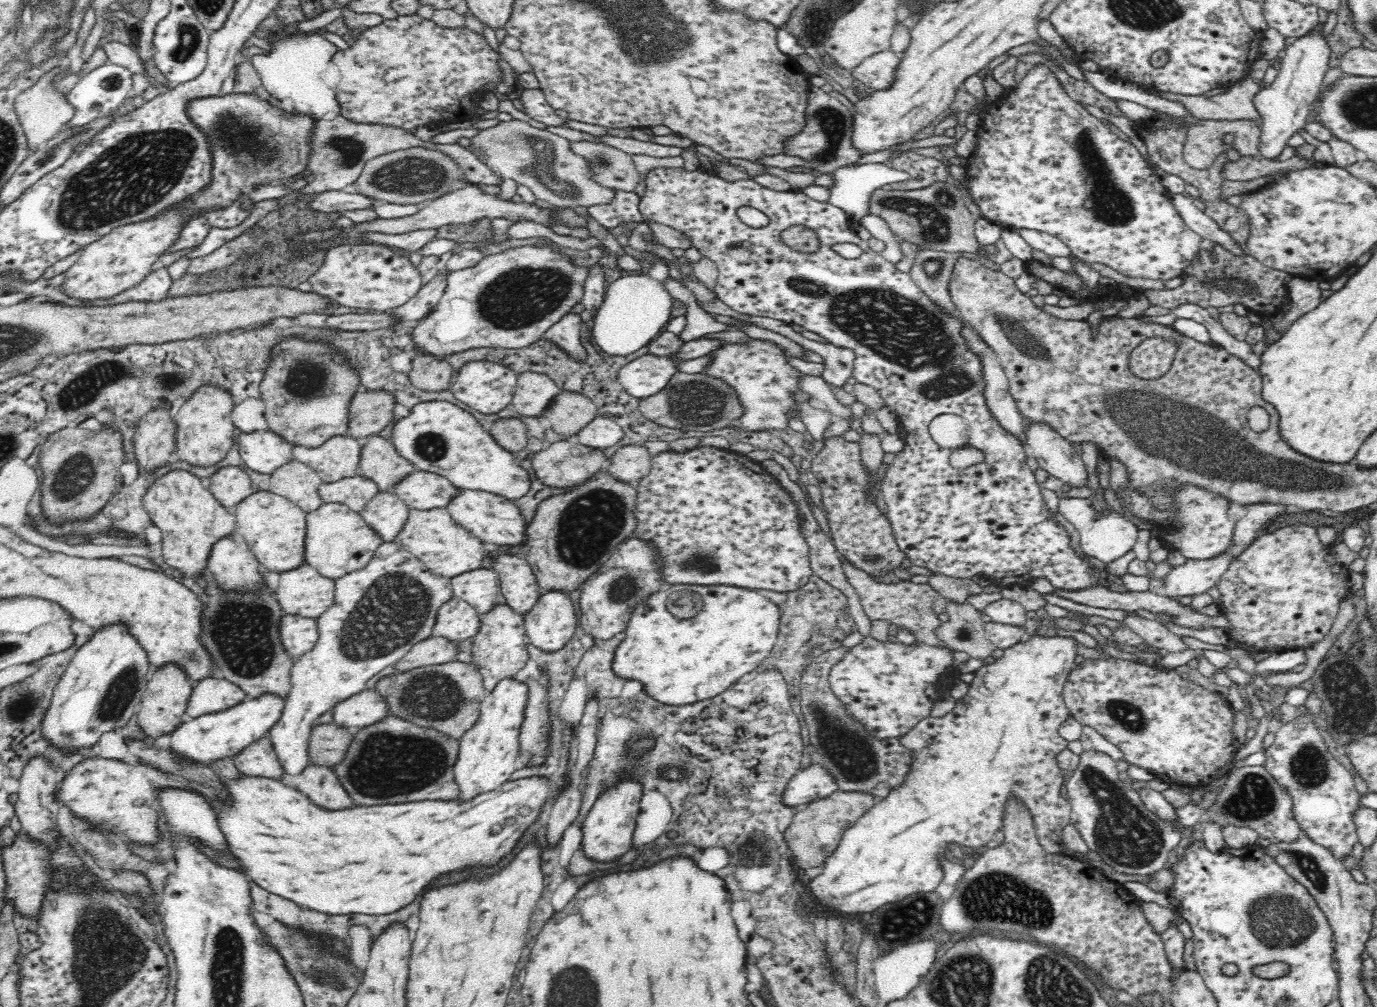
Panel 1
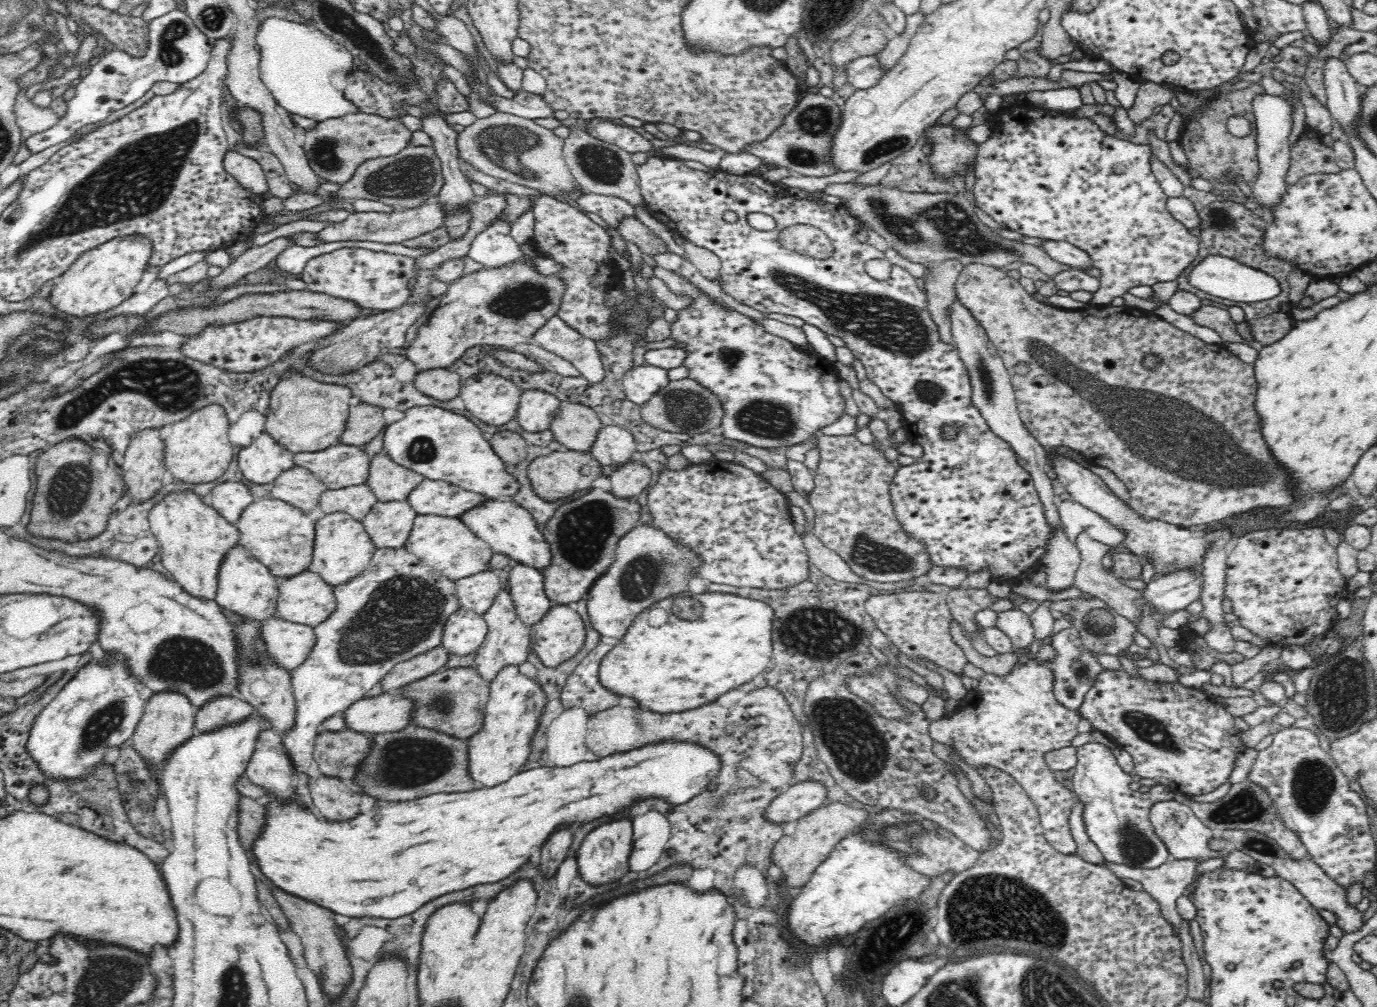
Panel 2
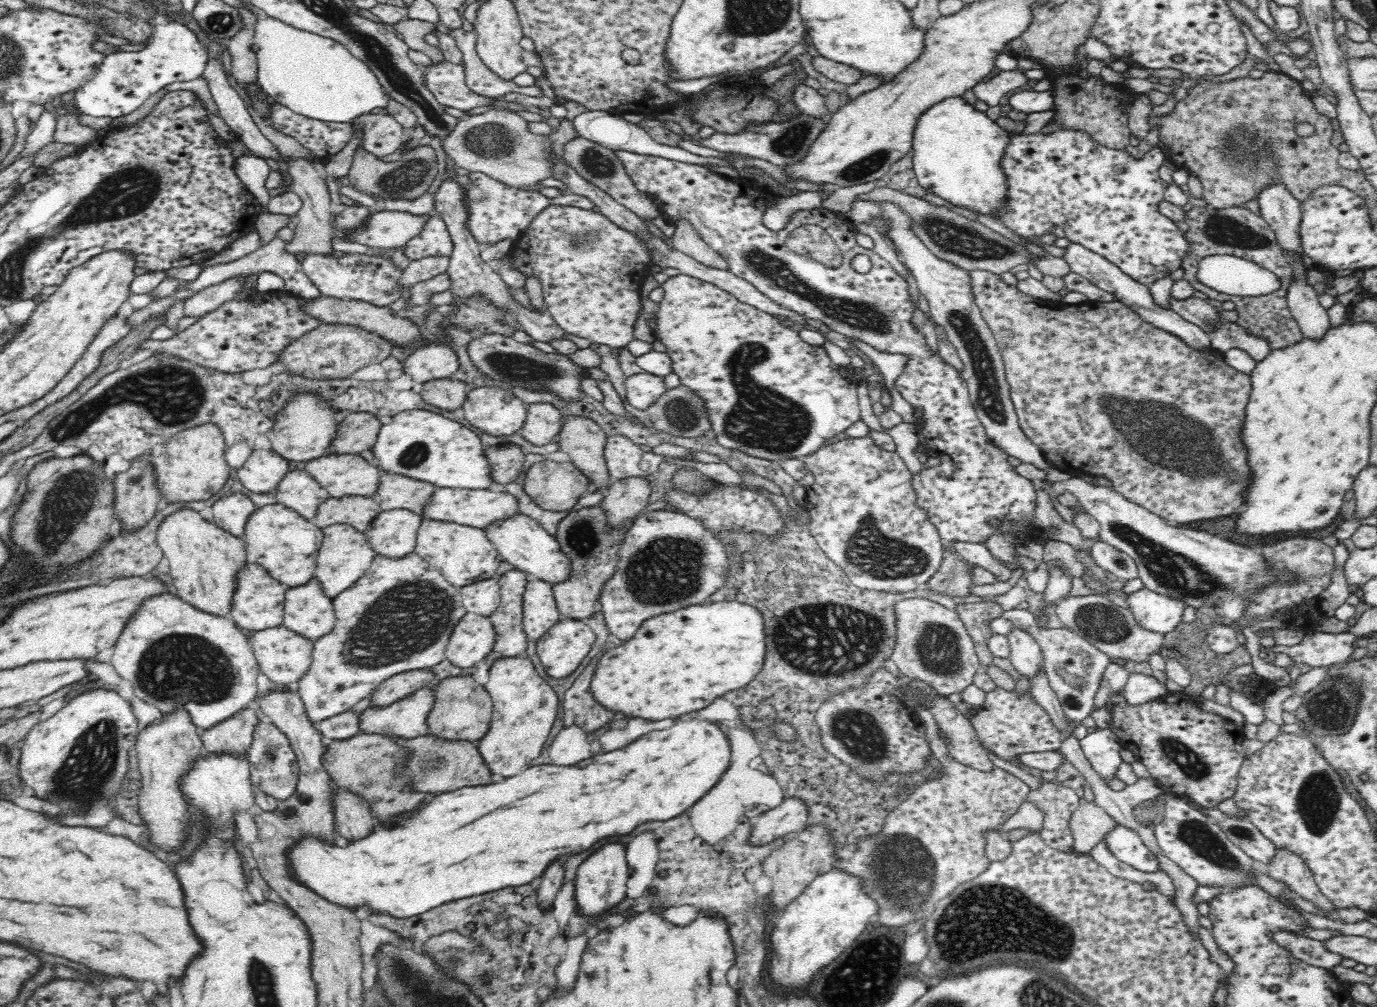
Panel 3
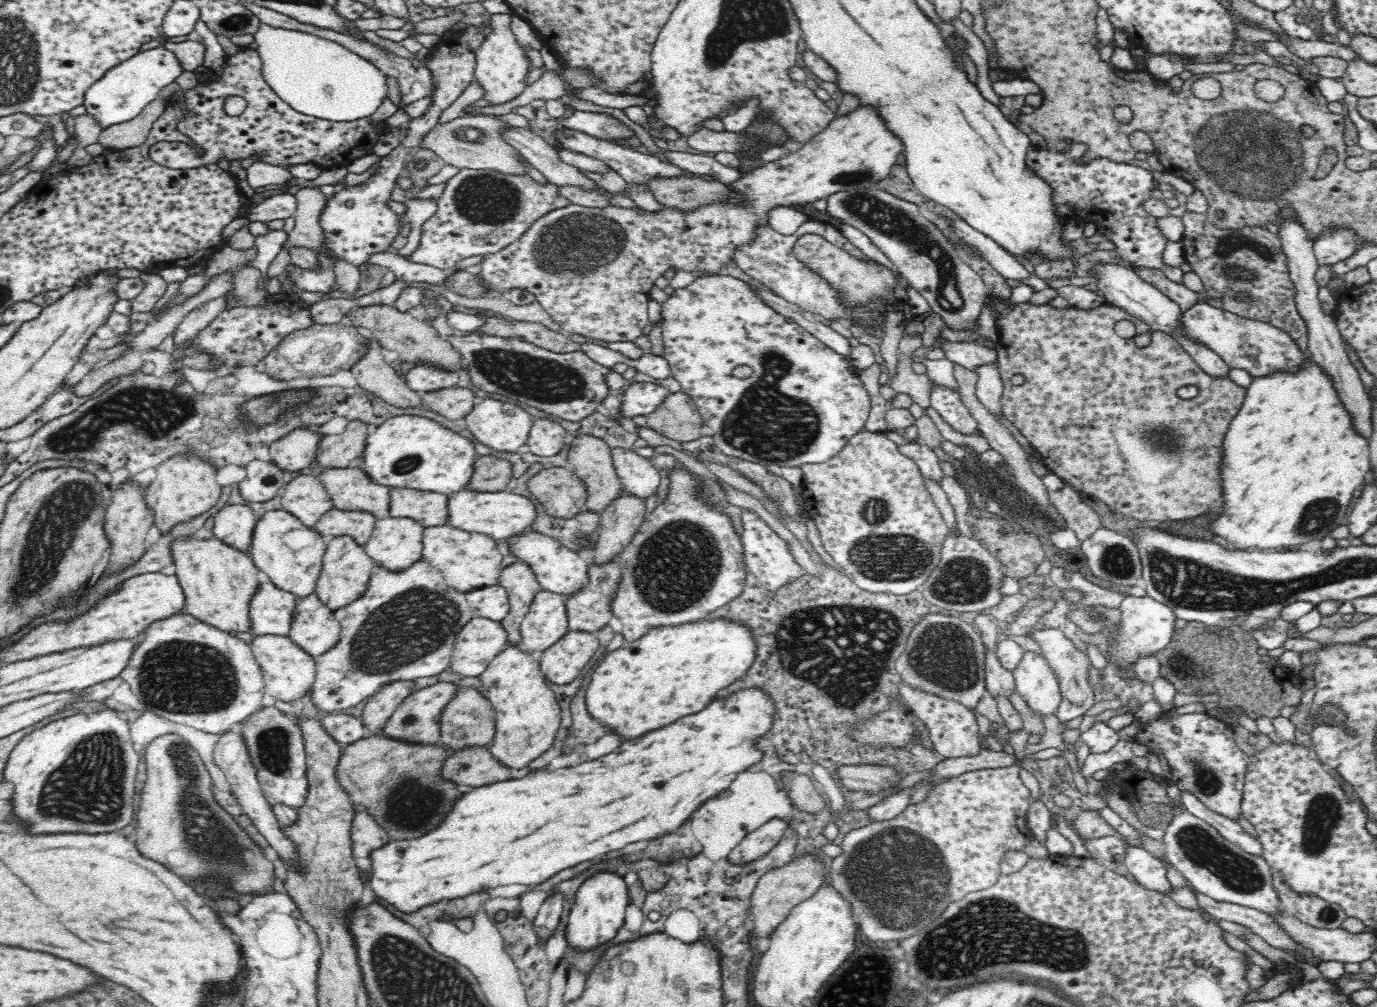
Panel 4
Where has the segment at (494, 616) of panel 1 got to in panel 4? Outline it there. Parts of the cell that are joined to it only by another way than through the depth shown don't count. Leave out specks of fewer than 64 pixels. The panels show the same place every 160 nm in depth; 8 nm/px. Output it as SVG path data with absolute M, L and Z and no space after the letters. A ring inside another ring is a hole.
M521 562L503 568L498 584L508 593L508 614L500 621L506 631L506 644L520 646L521 622L528 614L532 598L541 589L540 583L528 564Z

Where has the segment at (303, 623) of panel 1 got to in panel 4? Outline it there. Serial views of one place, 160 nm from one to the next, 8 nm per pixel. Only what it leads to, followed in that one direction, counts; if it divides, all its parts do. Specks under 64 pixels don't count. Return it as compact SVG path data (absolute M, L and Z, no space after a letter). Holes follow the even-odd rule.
M278 634L258 635L252 640L251 649L263 674L265 692L284 702L302 698L314 682L315 660L302 650L289 636Z

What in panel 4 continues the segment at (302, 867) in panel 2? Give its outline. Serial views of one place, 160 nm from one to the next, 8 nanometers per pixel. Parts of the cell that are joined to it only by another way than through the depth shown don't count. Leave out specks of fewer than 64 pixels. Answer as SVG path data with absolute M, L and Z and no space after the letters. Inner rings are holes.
M742 690L738 694L730 695L730 698L726 702L710 702L704 710L700 710L698 714L690 714L686 718L680 718L678 722L670 724L670 726L664 726L660 730L654 730L654 732L648 732L640 738L634 738L634 740L628 740L624 742L616 752L612 754L606 754L598 760L592 760L592 762L584 762L580 766L574 766L574 772L570 770L572 767L560 768L560 770L544 770L536 769L530 770L523 778L511 779L508 781L494 782L488 786L480 786L480 788L474 788L470 792L466 792L460 800L456 800L456 804L452 806L452 810L448 812L448 816L444 816L442 824L438 828L434 828L432 832L424 834L424 838L420 836L418 840L402 840L402 844L398 844L396 840L388 842L386 846L380 846L376 850L372 850L372 870L370 872L364 872L362 870L362 878L366 878L370 874L370 886L374 890L374 894L378 898L382 898L384 902L396 906L400 912L416 912L424 906L430 906L430 904L436 904L440 900L452 900L452 898L464 898L468 894L474 894L474 892L482 892L484 888L496 888L496 886L508 886L508 884L542 884L544 880L548 880L550 876L558 874L560 870L564 868L570 868L570 866L576 866L580 862L586 862L586 860L594 860L598 858L600 854L608 854L612 850L620 850L632 842L640 842L640 840L650 840L650 838L656 838L658 834L664 836L668 832L674 832L680 824L684 824L690 814L696 810L696 806L700 806L706 798L712 798L716 794L720 794L722 790L726 790L730 787L733 779L742 771L746 771L753 764L756 764L762 758L763 753L760 750L756 750L754 746L754 740L762 734L766 734L772 729L773 724L773 712L772 702L768 702L768 696L762 694L760 690Z

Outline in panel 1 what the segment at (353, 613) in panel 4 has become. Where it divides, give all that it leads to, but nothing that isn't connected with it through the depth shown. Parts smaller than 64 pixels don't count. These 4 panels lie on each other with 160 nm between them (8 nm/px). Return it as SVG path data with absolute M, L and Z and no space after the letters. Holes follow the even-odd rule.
M393 540L383 541L364 568L335 579L334 602L317 618L319 638L312 650L293 658L291 688L285 698L285 707L278 723L268 733L284 774L298 775L311 762L307 747L315 720L338 702L366 689L369 678L398 662L414 643L432 636L438 606L452 596L454 593L448 577L428 570L419 558Z

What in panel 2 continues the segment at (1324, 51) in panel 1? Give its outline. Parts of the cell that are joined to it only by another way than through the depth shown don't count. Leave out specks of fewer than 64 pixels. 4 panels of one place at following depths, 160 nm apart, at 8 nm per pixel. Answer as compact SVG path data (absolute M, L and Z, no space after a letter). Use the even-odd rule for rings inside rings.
M1300 89L1288 90L1285 95L1274 95L1265 92L1258 92L1252 100L1253 113L1255 114L1257 159L1259 160L1259 174L1251 182L1250 186L1255 196L1255 201L1248 200L1242 202L1245 208L1249 210L1260 211L1260 206L1274 206L1280 196L1286 190L1285 176L1290 166L1291 147L1290 134L1292 134L1294 104L1301 102Z

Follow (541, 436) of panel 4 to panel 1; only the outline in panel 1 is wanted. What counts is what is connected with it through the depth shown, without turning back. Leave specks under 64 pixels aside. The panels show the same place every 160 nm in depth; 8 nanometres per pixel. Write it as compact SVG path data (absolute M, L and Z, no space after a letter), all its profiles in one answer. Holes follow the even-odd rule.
M525 371L517 376L517 386L511 404L518 414L540 416L560 391L547 375Z

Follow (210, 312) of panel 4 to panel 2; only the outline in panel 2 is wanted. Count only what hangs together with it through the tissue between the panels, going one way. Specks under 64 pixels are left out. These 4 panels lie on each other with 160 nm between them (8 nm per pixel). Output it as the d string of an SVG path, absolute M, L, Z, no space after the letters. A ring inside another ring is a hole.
M286 236L271 240L263 246L250 247L242 256L238 256L220 276L216 276L212 285L215 288L238 285L243 277L266 267L272 260L275 261L275 258L282 254L286 248L294 245L296 243L291 239L291 236Z

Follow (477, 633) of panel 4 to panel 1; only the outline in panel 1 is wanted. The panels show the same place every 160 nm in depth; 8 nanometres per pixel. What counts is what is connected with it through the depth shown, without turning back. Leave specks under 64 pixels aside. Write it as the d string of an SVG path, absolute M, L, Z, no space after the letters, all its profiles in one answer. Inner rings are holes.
M452 596L450 600L438 606L432 634L459 642L475 637L478 628L480 628L479 613L465 600Z

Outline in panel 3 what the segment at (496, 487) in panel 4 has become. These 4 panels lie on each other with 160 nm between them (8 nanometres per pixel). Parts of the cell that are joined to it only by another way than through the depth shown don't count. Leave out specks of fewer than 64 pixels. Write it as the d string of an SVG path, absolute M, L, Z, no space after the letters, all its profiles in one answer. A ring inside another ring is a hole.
M495 444L485 449L486 458L491 464L491 475L498 484L512 482L518 478L524 466L525 455L518 444Z

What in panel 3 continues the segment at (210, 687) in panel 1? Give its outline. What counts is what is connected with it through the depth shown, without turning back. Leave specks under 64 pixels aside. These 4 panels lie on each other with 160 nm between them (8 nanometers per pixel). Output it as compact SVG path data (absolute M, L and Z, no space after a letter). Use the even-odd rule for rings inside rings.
M246 707L240 710L240 713L231 718L224 719L210 729L204 729L201 736L204 752L236 755L247 753L258 724L254 709Z

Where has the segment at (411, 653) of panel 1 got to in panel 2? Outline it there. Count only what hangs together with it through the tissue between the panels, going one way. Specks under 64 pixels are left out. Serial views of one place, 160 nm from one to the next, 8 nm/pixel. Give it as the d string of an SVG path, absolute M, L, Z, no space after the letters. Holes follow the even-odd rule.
M440 644L426 652L414 654L404 662L396 663L396 666L381 680L384 692L396 693L398 688L414 680L420 680L428 674L434 674L436 671L447 668L448 655L449 652L444 645Z

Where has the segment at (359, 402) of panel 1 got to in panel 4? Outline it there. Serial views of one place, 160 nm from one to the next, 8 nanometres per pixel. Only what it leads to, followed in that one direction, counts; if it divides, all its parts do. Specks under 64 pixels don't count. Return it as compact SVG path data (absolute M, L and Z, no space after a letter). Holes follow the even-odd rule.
M352 420L342 433L324 436L319 444L315 462L324 468L344 468L362 456L371 426L361 420Z

